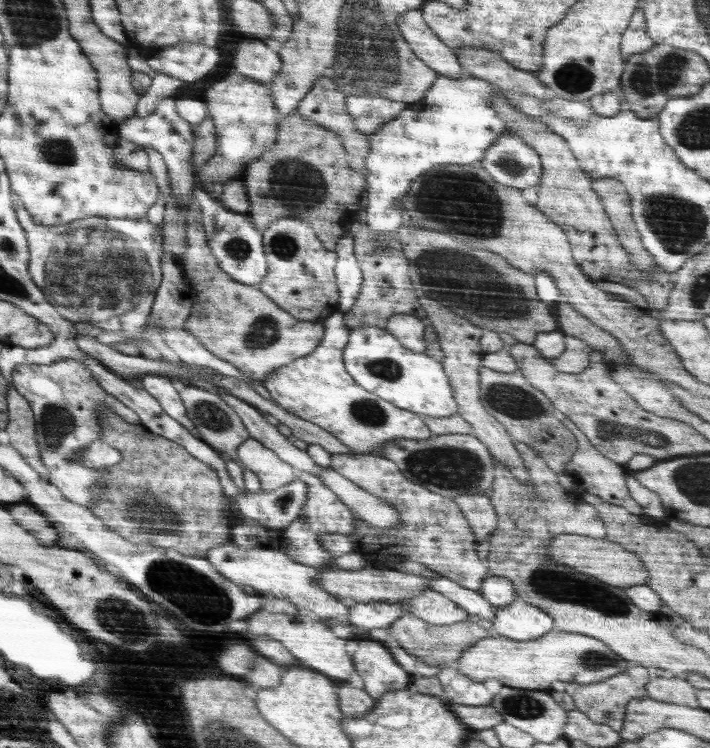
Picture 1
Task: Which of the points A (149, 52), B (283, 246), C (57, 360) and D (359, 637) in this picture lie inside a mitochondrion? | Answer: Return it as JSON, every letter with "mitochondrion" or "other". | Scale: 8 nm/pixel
{"A":"other","B":"mitochondrion","C":"other","D":"other"}

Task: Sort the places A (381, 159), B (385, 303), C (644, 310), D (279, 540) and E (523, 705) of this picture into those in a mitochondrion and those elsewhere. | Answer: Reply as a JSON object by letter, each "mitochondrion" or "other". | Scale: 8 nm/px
{"A":"other","B":"other","C":"other","D":"other","E":"mitochondrion"}

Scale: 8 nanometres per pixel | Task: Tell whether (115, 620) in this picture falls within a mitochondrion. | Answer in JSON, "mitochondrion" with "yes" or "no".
{"mitochondrion":"yes"}

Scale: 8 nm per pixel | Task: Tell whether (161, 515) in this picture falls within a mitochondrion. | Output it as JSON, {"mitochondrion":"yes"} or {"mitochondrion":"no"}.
{"mitochondrion":"yes"}

